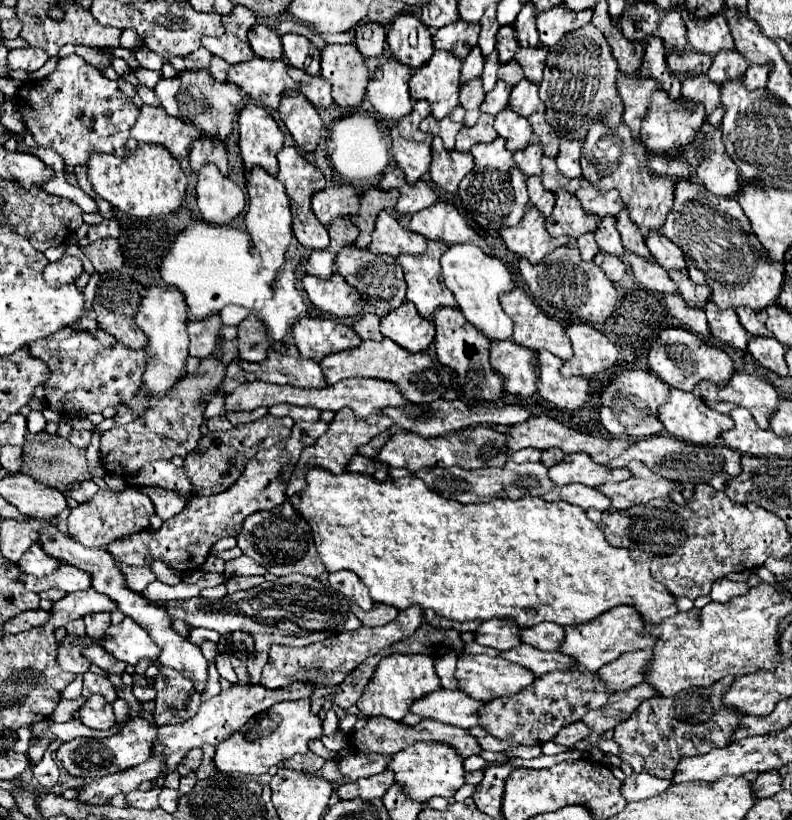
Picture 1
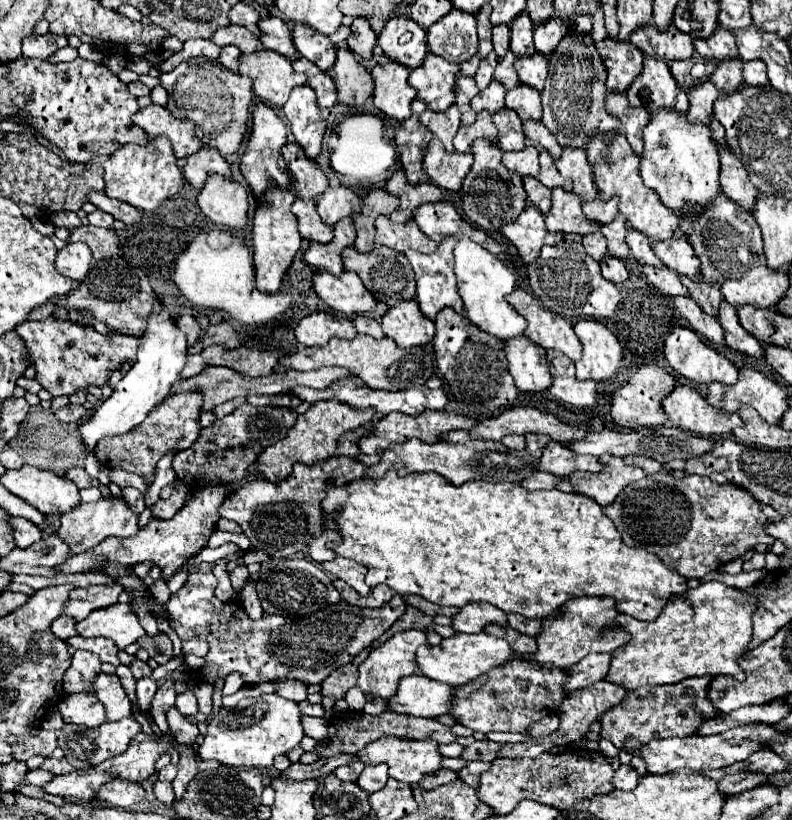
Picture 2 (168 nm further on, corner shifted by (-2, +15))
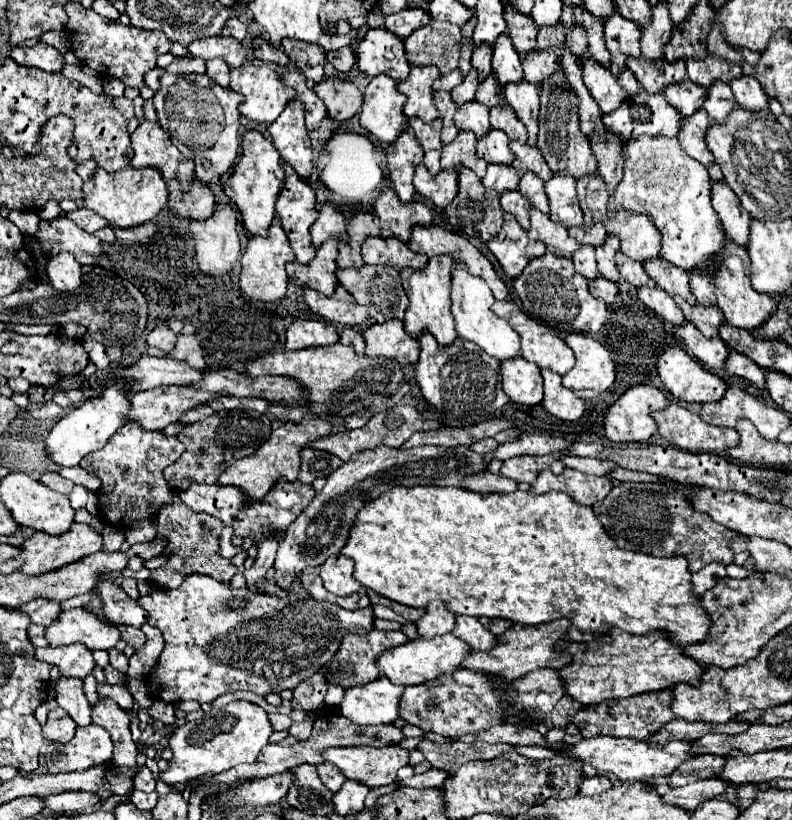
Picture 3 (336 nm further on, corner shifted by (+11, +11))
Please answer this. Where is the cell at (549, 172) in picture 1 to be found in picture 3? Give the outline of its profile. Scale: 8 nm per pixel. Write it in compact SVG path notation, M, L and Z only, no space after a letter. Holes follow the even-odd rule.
M527 171L521 181L519 181L519 191L531 201L533 207L541 209L543 213L549 213L549 201L547 201L547 193L543 189L543 181L537 177L537 173Z

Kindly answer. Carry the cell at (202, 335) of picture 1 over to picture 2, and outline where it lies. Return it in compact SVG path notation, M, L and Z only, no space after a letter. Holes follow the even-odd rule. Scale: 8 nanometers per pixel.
M180 315L176 319L176 325L178 325L178 329L182 329L188 335L188 345L194 345L198 341L200 325L196 323L196 319L192 315Z

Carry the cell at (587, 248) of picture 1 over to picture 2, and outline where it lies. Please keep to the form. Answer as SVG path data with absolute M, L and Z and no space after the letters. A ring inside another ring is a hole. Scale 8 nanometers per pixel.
M598 231L598 233L592 233L592 235L584 235L584 239L582 239L582 245L584 245L584 249L586 249L586 253L592 257L592 259L596 259L598 263L606 257L606 237Z

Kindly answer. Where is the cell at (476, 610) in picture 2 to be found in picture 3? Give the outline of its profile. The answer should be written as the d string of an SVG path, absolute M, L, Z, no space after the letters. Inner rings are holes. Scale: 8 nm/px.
M431 601L425 607L425 615L417 621L417 631L425 639L451 633L453 629L455 629L455 613L449 611L443 601Z

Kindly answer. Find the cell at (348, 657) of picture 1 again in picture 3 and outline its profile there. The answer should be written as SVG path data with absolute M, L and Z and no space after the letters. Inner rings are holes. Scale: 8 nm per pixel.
M201 573L185 577L177 589L155 589L149 595L139 597L139 605L147 611L147 623L157 627L165 637L165 651L153 667L147 685L153 699L163 699L167 703L179 703L187 699L211 703L223 693L233 693L239 689L255 691L257 695L295 689L301 681L315 675L337 653L345 635L367 635L375 627L373 607L347 611L335 603L317 601L313 597L287 603L259 591L231 589L227 583ZM233 597L243 597L247 605L243 609L229 607L227 603Z

